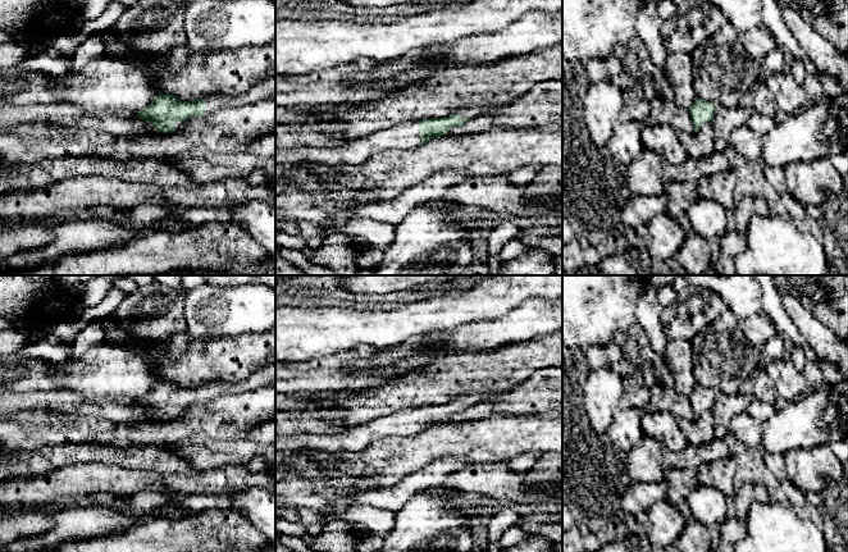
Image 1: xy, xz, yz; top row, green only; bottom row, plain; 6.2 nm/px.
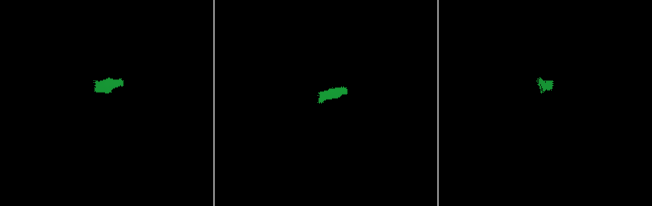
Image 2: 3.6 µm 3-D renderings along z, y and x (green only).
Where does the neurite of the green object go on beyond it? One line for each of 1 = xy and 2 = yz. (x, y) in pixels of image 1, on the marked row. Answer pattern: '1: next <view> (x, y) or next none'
1: next xy (265, 90)
2: next none

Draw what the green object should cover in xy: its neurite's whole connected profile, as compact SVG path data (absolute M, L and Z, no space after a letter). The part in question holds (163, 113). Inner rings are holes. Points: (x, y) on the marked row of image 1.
M268 78L238 96L210 93L204 99L182 101L169 93L159 95L154 101L137 111L137 118L151 123L158 133L170 133L182 128L193 115L208 115L227 108L252 105L275 99L275 78Z

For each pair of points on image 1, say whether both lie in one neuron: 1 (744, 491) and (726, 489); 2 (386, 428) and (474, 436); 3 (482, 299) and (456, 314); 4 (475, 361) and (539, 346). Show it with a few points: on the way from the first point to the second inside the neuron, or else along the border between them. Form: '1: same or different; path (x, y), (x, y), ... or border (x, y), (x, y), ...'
1: different; border (737, 484), (737, 489), (730, 498)
2: different; border (418, 432), (411, 436), (388, 436)
3: same; path (475, 305), (463, 309)
4: same; path (491, 357), (524, 354)

